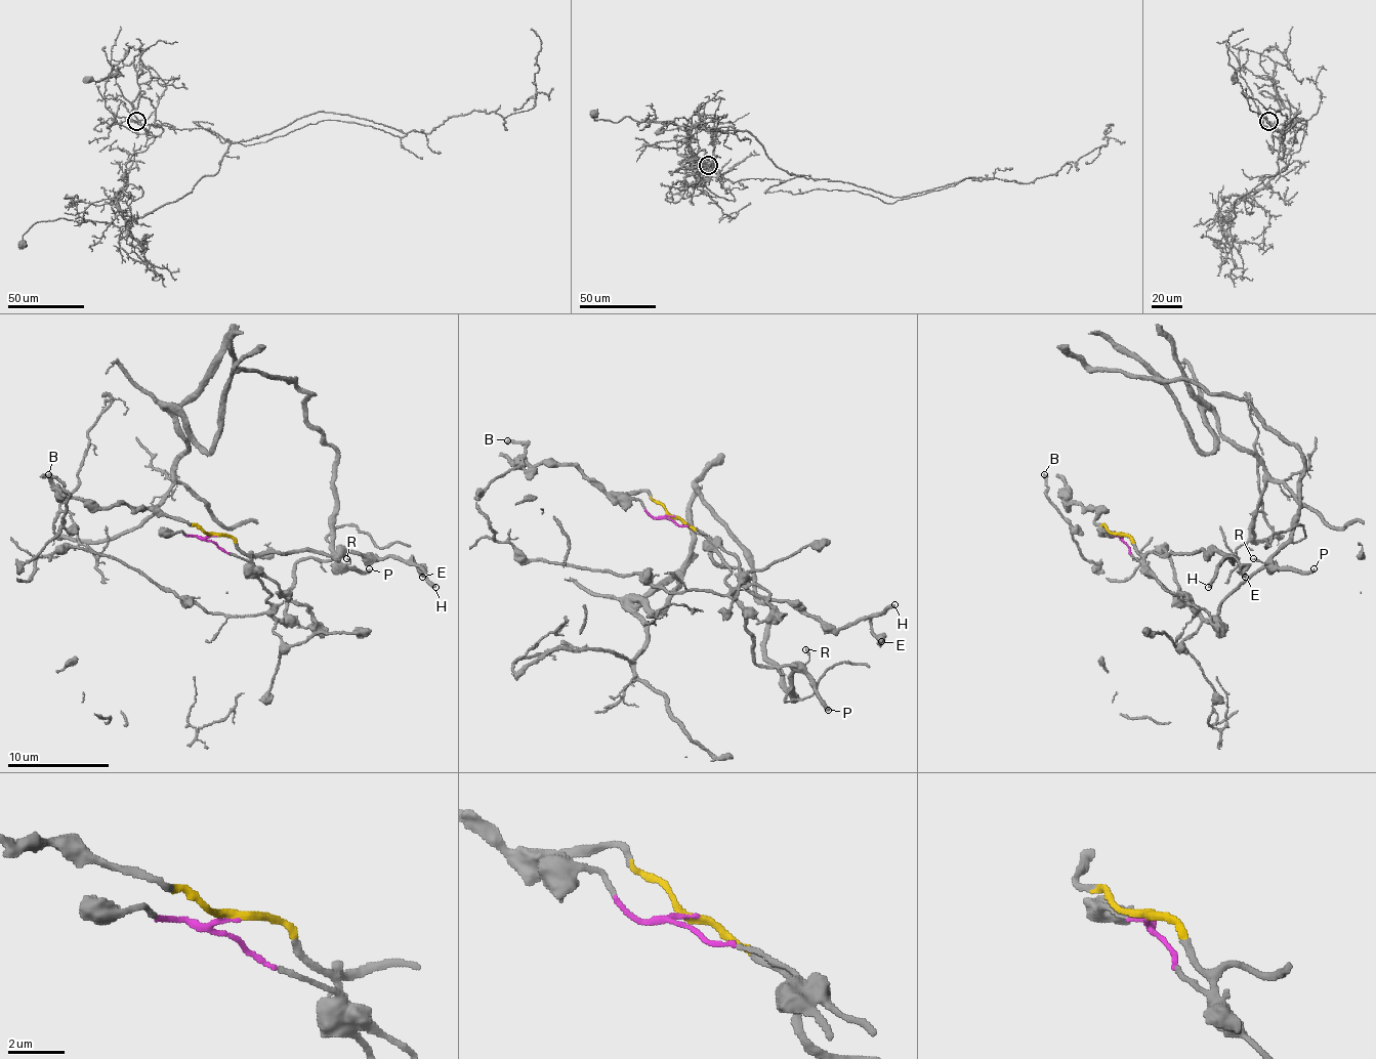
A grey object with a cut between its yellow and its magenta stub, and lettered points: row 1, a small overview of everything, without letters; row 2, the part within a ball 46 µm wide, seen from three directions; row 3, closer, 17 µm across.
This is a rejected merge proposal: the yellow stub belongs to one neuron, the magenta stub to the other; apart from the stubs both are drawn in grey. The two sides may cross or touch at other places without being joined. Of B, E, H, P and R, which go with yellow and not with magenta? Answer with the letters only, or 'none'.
E, H

